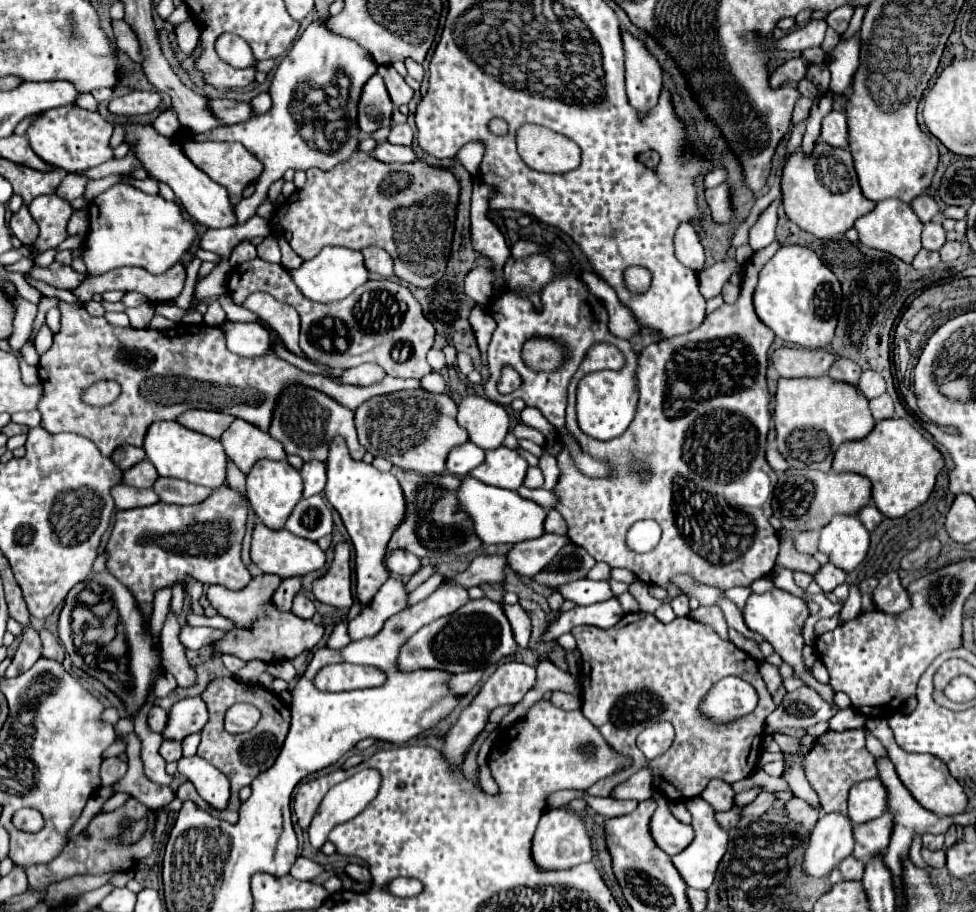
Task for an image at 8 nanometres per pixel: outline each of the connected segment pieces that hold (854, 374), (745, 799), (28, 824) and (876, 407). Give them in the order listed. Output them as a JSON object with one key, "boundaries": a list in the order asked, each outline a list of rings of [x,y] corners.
{"boundaries":[[[[836,358],[836,362],[832,364],[828,376],[836,378],[840,382],[850,382],[850,384],[858,384],[858,378],[862,374],[862,368],[856,362],[850,362],[846,358]]],[[[754,786],[754,788],[748,788],[748,790],[740,792],[740,794],[736,794],[736,806],[746,806],[746,804],[750,804],[750,802],[760,794],[760,790],[762,790],[762,788]]],[[[21,809],[14,814],[12,823],[17,829],[34,833],[42,829],[44,819],[37,810]]],[[[882,394],[874,400],[870,400],[870,410],[872,410],[872,416],[876,418],[876,422],[886,420],[886,418],[894,418],[894,404],[892,404],[890,394]]]]}

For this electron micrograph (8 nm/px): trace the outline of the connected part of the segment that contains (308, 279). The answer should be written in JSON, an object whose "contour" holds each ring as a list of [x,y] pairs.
{"contour":[[[322,248],[322,252],[318,256],[314,256],[312,260],[306,260],[298,270],[290,270],[292,280],[296,282],[298,290],[314,300],[314,302],[336,302],[336,300],[344,300],[346,296],[350,296],[358,286],[368,282],[368,270],[364,266],[364,258],[358,250],[350,250],[350,248]]]}

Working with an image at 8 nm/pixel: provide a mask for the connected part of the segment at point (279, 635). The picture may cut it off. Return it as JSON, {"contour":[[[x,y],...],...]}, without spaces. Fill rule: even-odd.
{"contour":[[[260,574],[254,576],[246,588],[242,590],[226,590],[224,586],[210,586],[208,588],[208,600],[212,608],[218,610],[220,616],[228,618],[234,628],[228,630],[226,638],[230,638],[228,644],[214,644],[214,650],[220,654],[234,654],[242,660],[264,660],[264,662],[276,662],[276,660],[292,660],[298,654],[312,650],[320,638],[324,636],[324,626],[314,624],[312,620],[298,618],[294,612],[280,612],[272,596],[282,584],[282,578],[270,576],[270,574]]]}

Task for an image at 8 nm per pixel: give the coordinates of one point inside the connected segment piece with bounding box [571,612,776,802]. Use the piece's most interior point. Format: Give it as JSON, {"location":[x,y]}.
{"location":[635,665]}

